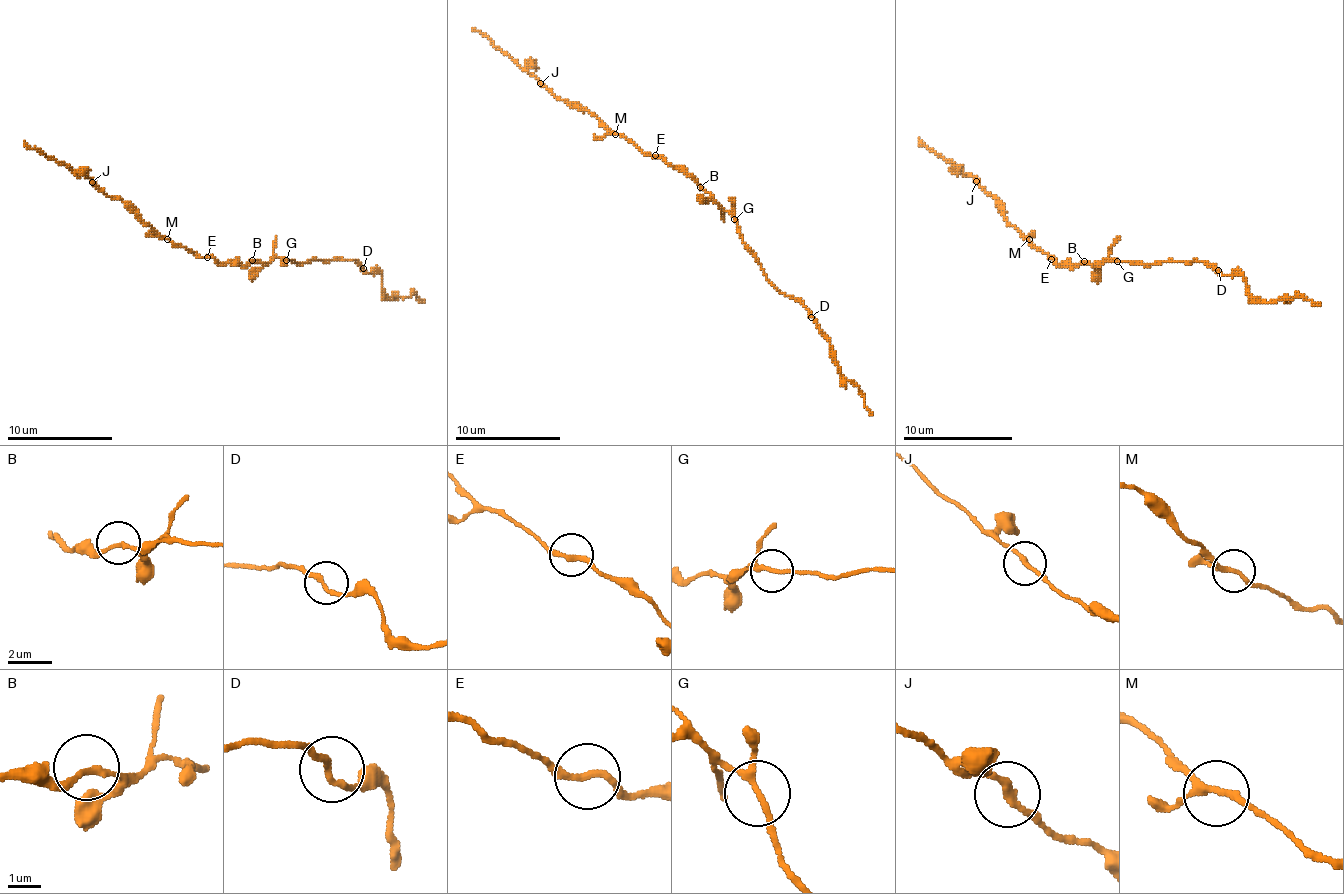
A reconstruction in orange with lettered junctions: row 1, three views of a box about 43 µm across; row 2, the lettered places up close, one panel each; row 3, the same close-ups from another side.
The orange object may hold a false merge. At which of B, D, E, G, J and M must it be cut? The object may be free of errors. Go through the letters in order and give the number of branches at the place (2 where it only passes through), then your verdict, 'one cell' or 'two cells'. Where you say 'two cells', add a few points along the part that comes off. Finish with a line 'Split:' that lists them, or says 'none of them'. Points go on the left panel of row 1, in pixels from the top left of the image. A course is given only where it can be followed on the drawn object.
B: 2 branches meet; one cell
D: 2 branches meet; one cell
E: 2 branches meet; one cell
G: 3 branches meet; one cell
J: 2 branches meet; one cell
M: 3 branches meet; one cell
Split: none of them

